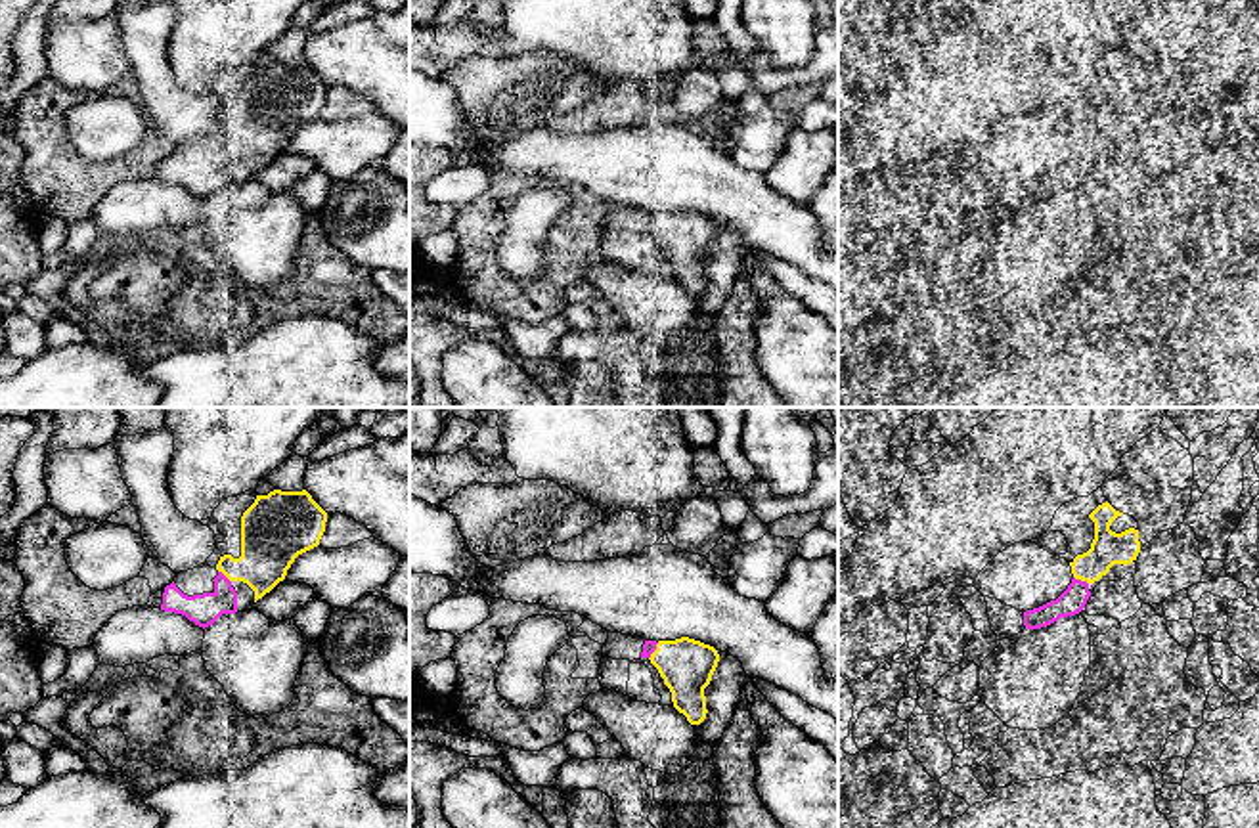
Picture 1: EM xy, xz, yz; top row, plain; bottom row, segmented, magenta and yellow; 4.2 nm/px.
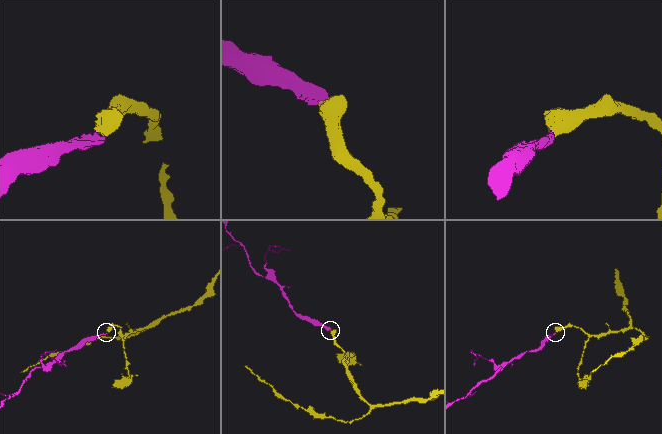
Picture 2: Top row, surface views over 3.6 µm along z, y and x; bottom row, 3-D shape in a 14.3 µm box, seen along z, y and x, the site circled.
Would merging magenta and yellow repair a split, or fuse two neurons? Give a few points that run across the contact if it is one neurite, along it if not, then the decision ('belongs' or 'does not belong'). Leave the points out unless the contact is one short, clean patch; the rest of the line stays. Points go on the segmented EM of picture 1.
belongs

